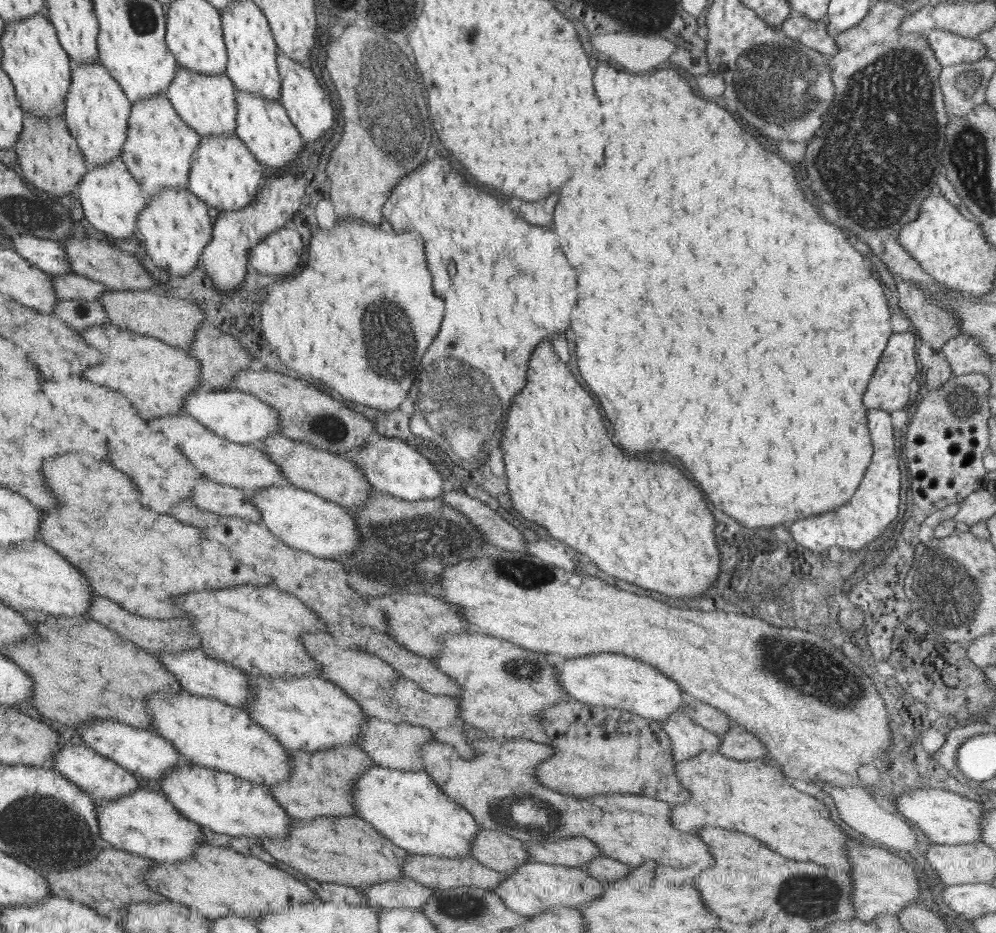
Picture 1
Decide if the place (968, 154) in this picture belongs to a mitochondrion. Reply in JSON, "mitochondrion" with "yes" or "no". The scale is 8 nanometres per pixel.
{"mitochondrion":"yes"}

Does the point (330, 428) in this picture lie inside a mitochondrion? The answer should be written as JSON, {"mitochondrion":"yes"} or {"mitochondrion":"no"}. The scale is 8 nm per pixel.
{"mitochondrion":"yes"}

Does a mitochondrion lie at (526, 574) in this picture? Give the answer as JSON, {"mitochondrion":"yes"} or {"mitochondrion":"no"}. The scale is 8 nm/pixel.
{"mitochondrion":"yes"}

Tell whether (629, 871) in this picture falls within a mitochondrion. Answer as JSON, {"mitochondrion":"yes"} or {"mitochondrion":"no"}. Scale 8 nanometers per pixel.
{"mitochondrion":"no"}

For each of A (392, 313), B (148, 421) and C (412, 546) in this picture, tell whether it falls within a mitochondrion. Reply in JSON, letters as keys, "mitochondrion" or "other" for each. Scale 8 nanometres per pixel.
{"A":"mitochondrion","B":"other","C":"mitochondrion"}

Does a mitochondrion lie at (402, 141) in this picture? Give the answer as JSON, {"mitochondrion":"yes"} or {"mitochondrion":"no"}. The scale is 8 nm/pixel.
{"mitochondrion":"yes"}

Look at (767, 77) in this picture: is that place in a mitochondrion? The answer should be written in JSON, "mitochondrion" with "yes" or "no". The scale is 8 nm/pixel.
{"mitochondrion":"yes"}

